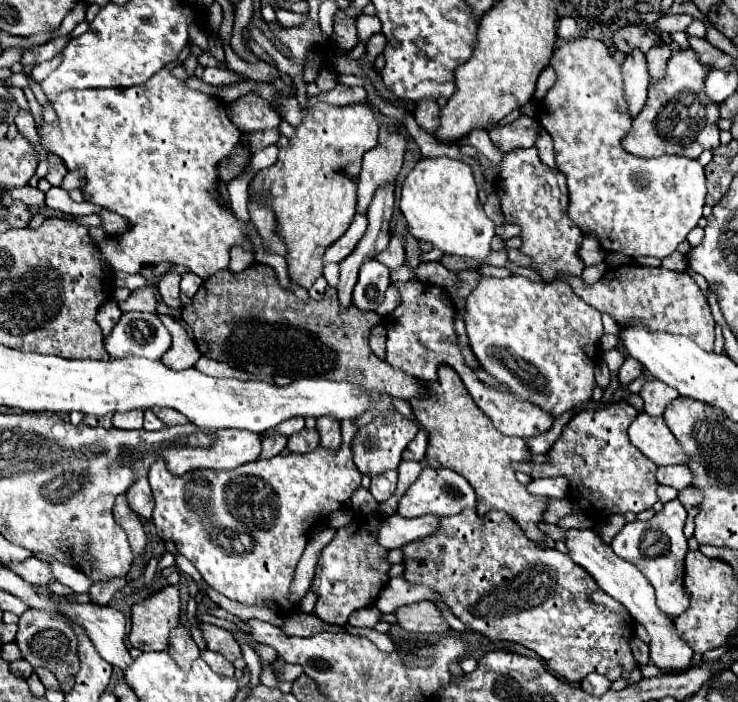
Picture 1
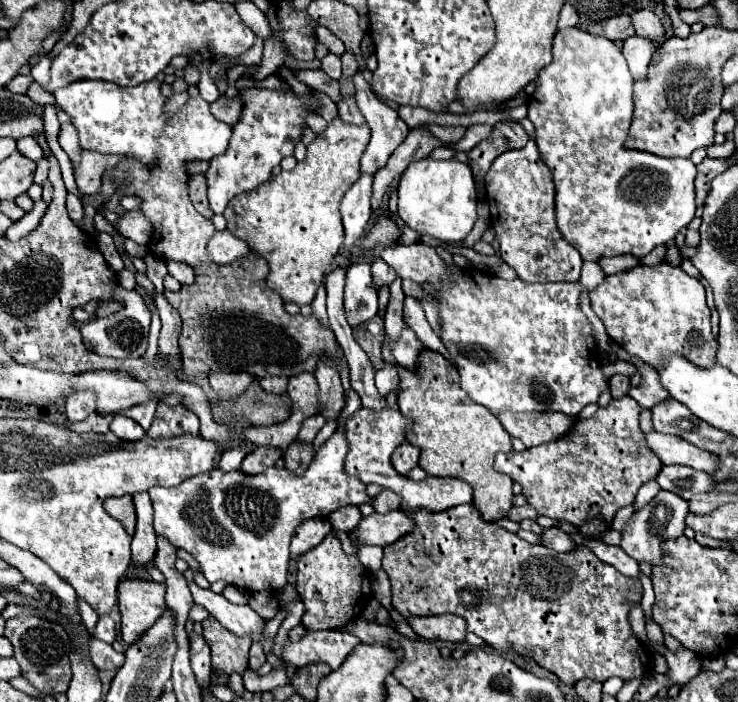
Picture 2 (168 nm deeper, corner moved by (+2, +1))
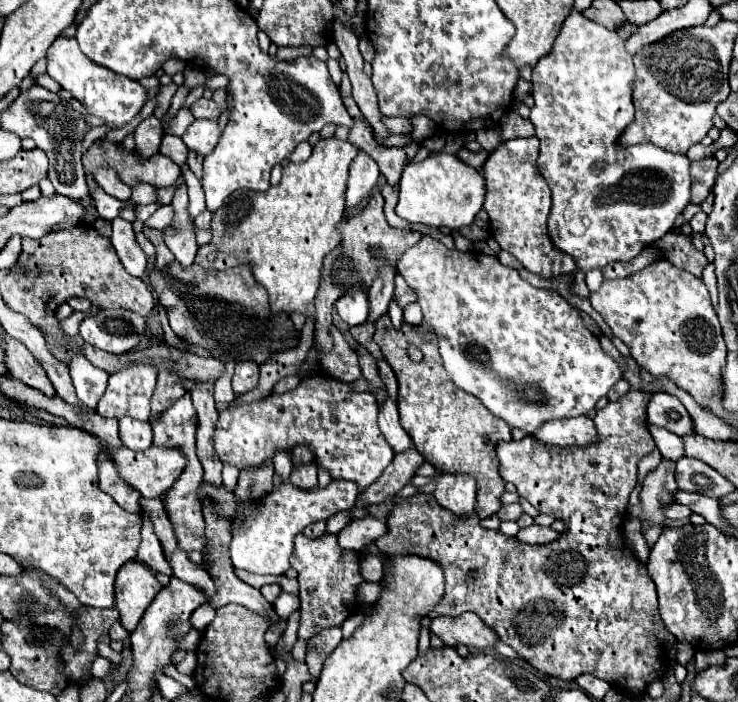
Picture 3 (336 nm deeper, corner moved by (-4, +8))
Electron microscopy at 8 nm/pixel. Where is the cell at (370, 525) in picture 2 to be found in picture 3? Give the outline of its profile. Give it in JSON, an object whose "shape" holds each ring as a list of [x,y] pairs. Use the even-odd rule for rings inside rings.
{"shape":[[[366,516],[362,520],[352,520],[348,522],[340,534],[338,534],[338,544],[344,550],[356,550],[362,552],[366,548],[366,544],[374,542],[376,538],[380,538],[382,534],[386,534],[386,520],[380,518],[372,518]]]}

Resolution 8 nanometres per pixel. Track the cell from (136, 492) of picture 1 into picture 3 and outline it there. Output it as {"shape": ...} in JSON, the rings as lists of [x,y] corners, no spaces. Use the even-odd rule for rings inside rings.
{"shape":[[[144,520],[144,526],[142,526],[142,544],[138,548],[136,560],[140,560],[142,564],[146,564],[154,572],[162,572],[166,576],[172,576],[172,568],[170,568],[170,564],[168,564],[168,560],[166,560],[166,556],[162,552],[162,544],[156,538],[150,520]]]}

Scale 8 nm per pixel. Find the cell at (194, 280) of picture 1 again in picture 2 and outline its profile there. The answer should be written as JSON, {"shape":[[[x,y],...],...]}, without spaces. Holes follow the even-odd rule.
{"shape":[[[176,261],[166,263],[166,265],[168,265],[168,273],[170,273],[174,279],[178,279],[182,285],[192,285],[192,283],[194,283],[194,271],[192,271],[188,265],[176,263]]]}

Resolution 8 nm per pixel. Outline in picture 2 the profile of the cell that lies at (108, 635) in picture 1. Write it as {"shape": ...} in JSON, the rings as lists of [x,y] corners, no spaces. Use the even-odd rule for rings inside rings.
{"shape":[[[102,615],[96,629],[94,629],[94,639],[106,641],[106,643],[114,643],[116,641],[116,623],[110,615]]]}

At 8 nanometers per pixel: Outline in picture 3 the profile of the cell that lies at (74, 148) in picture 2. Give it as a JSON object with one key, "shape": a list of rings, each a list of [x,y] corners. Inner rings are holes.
{"shape":[[[100,186],[93,191],[91,194],[96,210],[99,216],[105,220],[112,220],[117,216],[117,213],[120,212],[123,208],[127,207],[128,204],[131,204],[130,200],[121,201],[118,200],[104,192]]]}

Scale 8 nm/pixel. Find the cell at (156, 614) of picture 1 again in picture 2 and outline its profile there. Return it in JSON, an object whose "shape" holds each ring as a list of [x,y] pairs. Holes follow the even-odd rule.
{"shape":[[[122,581],[118,587],[118,605],[122,615],[122,641],[134,645],[140,641],[144,631],[148,631],[166,611],[164,605],[166,585],[156,581]]]}

